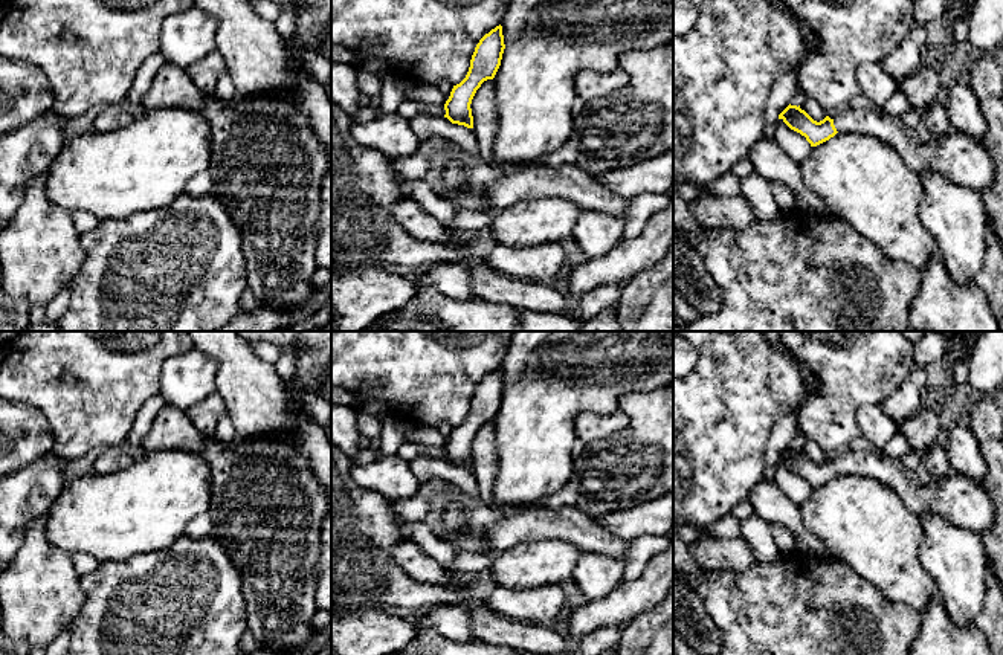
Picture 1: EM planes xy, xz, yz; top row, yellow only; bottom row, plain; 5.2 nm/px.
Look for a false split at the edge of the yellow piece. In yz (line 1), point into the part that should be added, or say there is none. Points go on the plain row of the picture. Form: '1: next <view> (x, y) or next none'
1: next yz (959, 500)

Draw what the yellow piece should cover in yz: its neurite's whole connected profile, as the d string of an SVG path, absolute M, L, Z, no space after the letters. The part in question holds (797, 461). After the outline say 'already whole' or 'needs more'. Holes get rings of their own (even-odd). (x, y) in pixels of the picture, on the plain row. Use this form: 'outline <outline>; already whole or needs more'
outline M788 447L780 457L791 472L817 489L837 475L870 476L889 486L919 519L936 515L954 527L983 534L994 521L994 505L983 484L966 475L937 478L930 486L910 479L882 450L846 449L834 461L814 463L800 447Z; needs more

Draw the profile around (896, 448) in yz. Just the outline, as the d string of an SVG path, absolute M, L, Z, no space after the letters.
M898 431L893 438L882 449L882 453L899 463L901 458L910 450L905 437Z

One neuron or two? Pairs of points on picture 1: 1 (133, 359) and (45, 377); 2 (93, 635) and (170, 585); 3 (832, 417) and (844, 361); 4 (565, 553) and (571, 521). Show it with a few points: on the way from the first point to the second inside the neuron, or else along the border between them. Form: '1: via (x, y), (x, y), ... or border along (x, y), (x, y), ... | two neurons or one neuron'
1: via (112, 359), (66, 359) | one neuron
2: via (112, 635), (119, 635), (151, 603) | one neuron
3: via (837, 403), (844, 387), (844, 374) | one neuron
4: border along (532, 541), (570, 541), (583, 553) | two neurons

